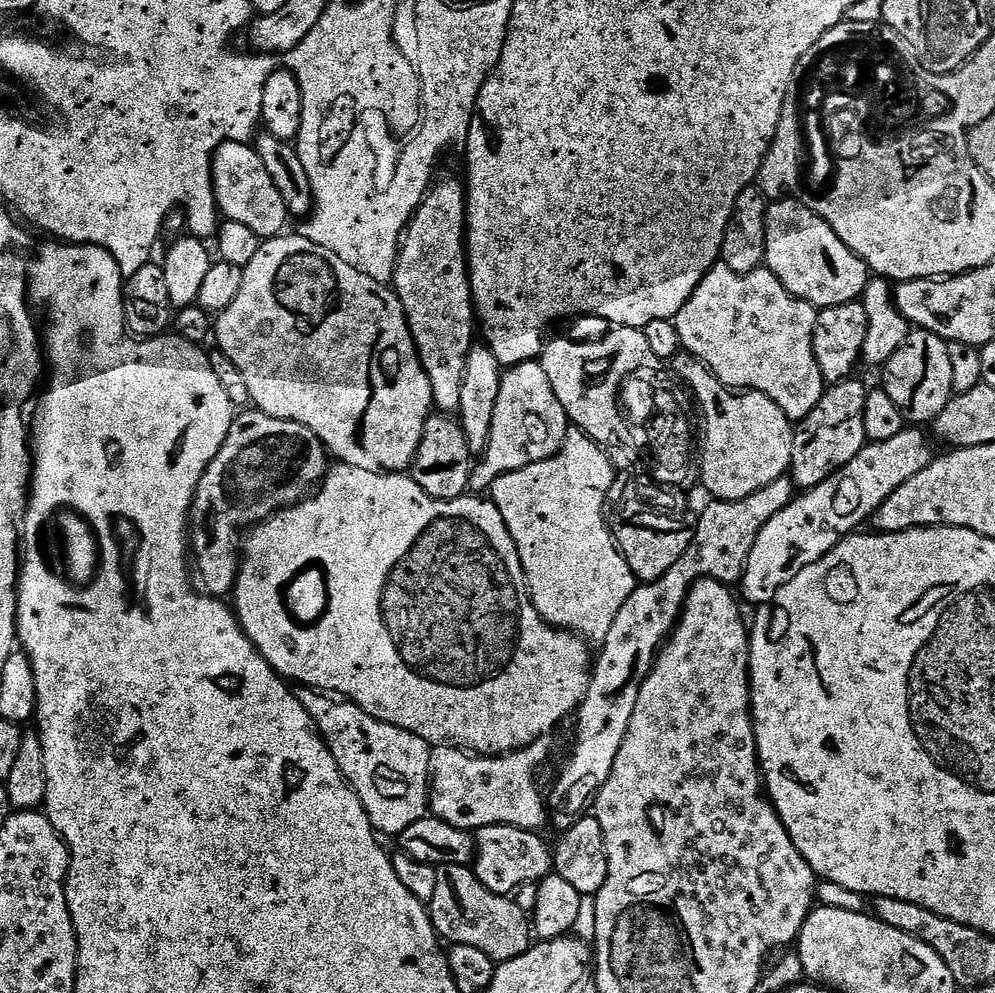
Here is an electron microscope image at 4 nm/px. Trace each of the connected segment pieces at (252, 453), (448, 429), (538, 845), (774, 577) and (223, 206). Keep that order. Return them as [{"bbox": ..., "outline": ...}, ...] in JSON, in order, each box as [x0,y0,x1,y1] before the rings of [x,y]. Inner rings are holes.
[{"bbox":[190,410,330,598],"outline":[[[258,410],[251,411],[244,412],[241,416],[239,413],[233,419],[232,429],[222,450],[200,479],[196,491],[196,503],[192,506],[190,544],[195,555],[196,552],[200,555],[200,561],[197,564],[195,561],[194,568],[195,571],[196,568],[200,571],[199,587],[212,598],[227,597],[227,592],[229,595],[236,587],[238,571],[236,532],[242,531],[243,528],[251,530],[260,526],[277,513],[283,512],[285,508],[301,503],[330,471],[330,463],[328,464],[330,456],[323,444],[309,438],[303,431],[297,430],[283,420],[271,420]]]},{"bbox":[414,414,474,502],"outline":[[[444,414],[428,417],[422,442],[416,451],[414,461],[414,483],[425,497],[437,502],[456,502],[469,491],[474,471],[474,457],[466,442],[464,429],[455,419]]]},{"bbox":[473,824,554,897],"outline":[[[497,824],[494,827],[482,827],[477,829],[474,839],[477,845],[474,857],[473,872],[479,881],[482,882],[488,892],[495,896],[507,897],[513,895],[512,892],[522,887],[526,883],[532,886],[540,883],[545,877],[551,875],[554,868],[554,856],[545,842],[539,837],[540,834],[532,830],[510,827],[505,824]]]},{"bbox":[740,430,934,606],"outline":[[[909,430],[899,432],[888,442],[865,445],[865,448],[851,460],[844,469],[844,473],[835,482],[828,481],[816,488],[809,489],[798,499],[795,497],[763,526],[740,581],[740,588],[742,588],[745,598],[758,606],[771,605],[781,589],[788,585],[794,577],[817,564],[821,558],[831,553],[841,543],[840,533],[848,534],[860,524],[866,524],[890,495],[929,468],[933,460],[934,454],[923,436],[916,432],[909,432]]]},{"bbox":[212,143,290,238],"outline":[[[227,143],[217,150],[212,162],[212,186],[216,190],[219,211],[223,215],[225,212],[231,223],[241,224],[259,238],[276,238],[285,231],[284,223],[289,222],[290,215],[283,204],[282,194],[274,186],[262,158],[251,143]]]}]

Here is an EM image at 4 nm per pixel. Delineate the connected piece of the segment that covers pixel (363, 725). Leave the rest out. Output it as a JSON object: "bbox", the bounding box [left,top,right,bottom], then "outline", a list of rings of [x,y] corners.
{"bbox":[318,716,433,838],"outline":[[[320,716],[318,728],[332,752],[340,772],[356,792],[377,833],[392,838],[425,819],[430,808],[430,765],[433,753],[424,740],[371,718]]]}

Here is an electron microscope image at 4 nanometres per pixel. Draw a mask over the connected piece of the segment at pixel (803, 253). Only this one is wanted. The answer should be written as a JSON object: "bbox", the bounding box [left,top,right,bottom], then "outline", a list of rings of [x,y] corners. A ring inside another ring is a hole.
{"bbox":[765,198,836,295],"outline":[[[784,198],[773,203],[767,213],[772,224],[765,224],[765,232],[772,232],[772,236],[765,236],[767,271],[774,273],[780,285],[791,295],[800,292],[800,288],[796,288],[800,280],[808,280],[808,276],[816,276],[816,272],[820,272],[820,248],[828,248],[828,252],[836,256],[836,237],[832,235],[828,223],[817,216],[811,207],[803,208],[794,201]],[[796,224],[800,224],[800,232],[796,232]],[[792,260],[796,260],[796,264],[792,264]],[[796,268],[800,268],[800,280],[792,280],[792,276],[796,276]]]}

